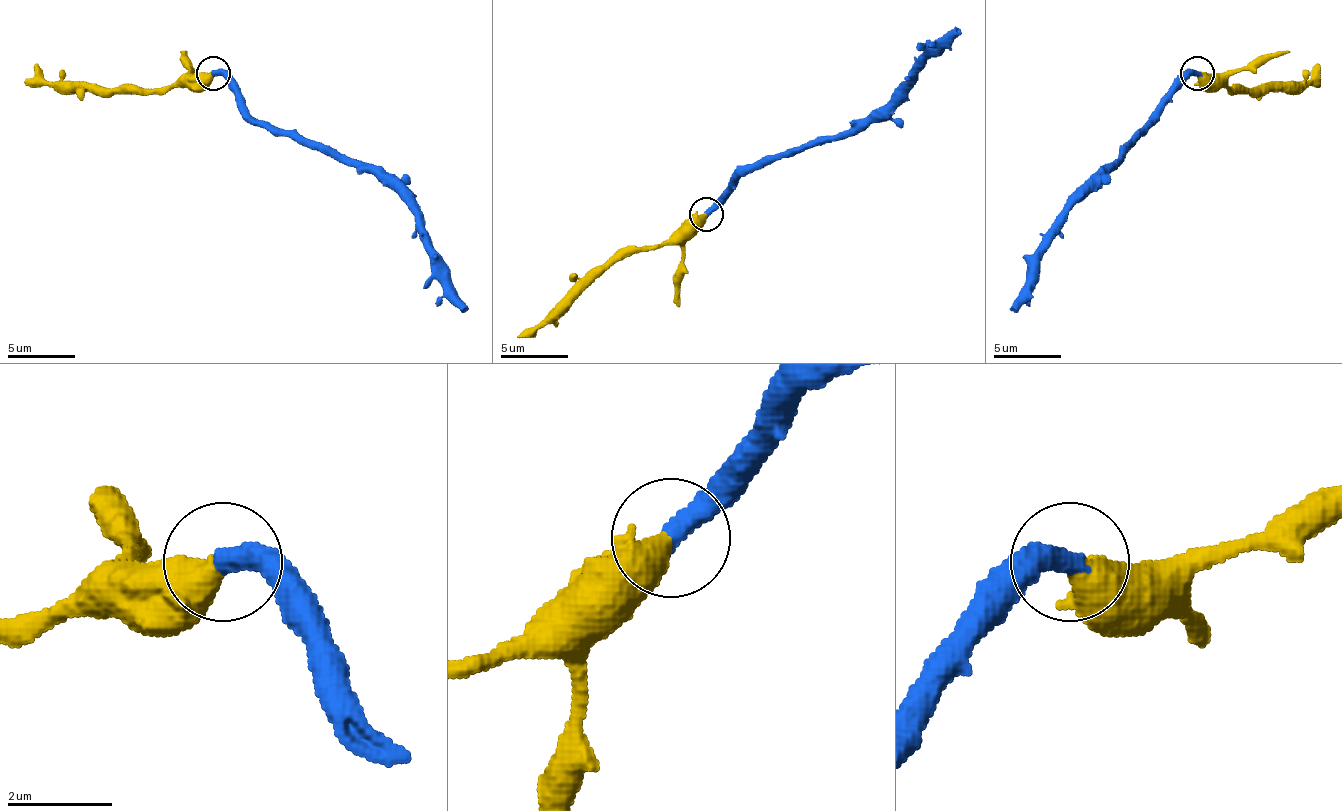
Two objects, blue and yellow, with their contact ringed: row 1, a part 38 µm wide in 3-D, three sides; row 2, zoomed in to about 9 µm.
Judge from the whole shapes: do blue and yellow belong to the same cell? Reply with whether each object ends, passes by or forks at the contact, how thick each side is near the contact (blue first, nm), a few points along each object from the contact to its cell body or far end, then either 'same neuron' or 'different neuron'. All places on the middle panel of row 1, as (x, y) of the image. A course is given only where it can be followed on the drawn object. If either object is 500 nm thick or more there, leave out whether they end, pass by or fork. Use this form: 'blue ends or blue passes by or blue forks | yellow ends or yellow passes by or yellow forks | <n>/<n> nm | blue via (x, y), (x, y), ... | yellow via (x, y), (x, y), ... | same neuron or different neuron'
440/550 nm | blue via (707, 215), (751, 168), (828, 141), (878, 111), (929, 57), (959, 34) | yellow via (704, 215), (687, 218), (657, 245), (620, 249), (543, 319), (516, 336) | different neuron

